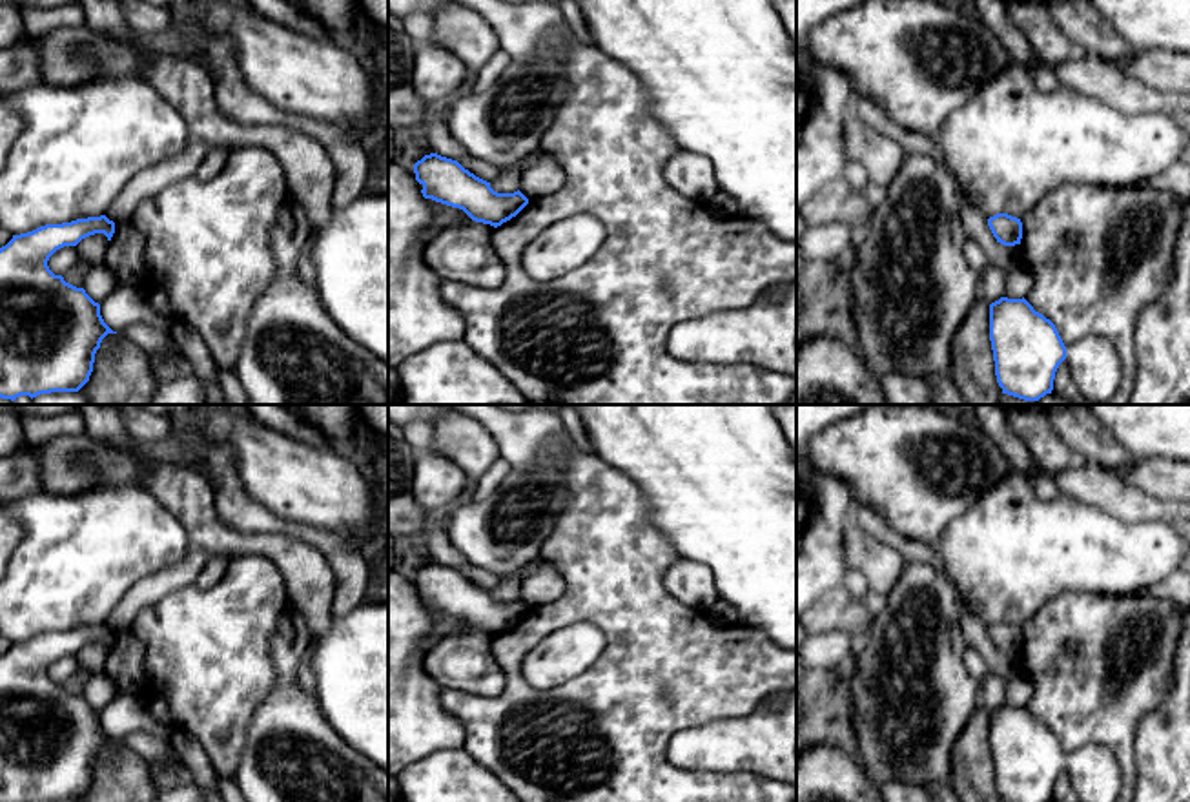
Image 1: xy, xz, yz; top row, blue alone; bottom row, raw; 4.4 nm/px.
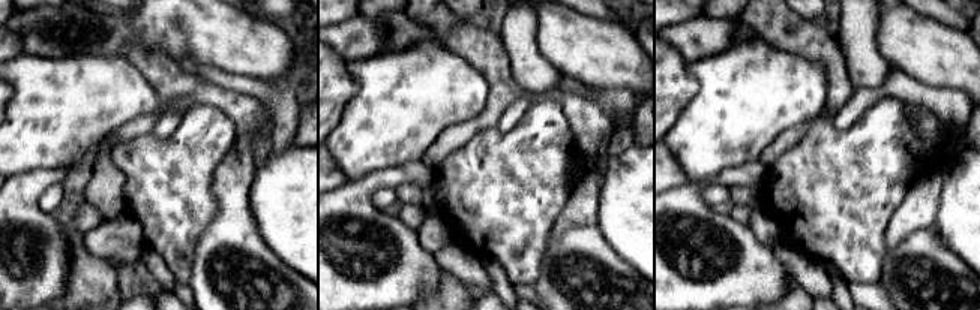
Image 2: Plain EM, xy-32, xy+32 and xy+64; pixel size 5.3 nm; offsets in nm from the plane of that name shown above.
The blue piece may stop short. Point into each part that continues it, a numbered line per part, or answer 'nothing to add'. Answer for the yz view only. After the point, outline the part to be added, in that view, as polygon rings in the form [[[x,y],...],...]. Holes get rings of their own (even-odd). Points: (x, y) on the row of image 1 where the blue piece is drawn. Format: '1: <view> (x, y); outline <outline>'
nothing to add

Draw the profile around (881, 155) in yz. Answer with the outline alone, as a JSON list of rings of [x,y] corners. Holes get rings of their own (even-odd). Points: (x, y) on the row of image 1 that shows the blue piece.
[[[849,108],[844,120],[844,155],[864,166],[867,182],[887,188],[908,153],[897,140],[866,124]]]

